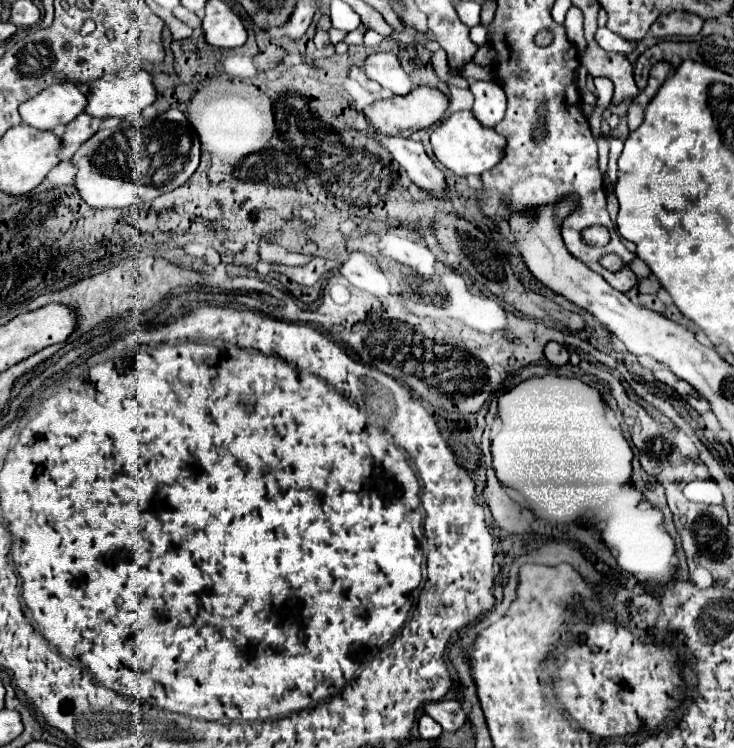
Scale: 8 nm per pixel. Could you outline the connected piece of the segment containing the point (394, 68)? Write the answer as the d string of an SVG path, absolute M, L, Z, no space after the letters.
M378 52L366 58L364 72L370 80L376 80L382 88L390 88L392 94L406 94L414 86L406 74L406 70L400 66L398 56L392 52Z

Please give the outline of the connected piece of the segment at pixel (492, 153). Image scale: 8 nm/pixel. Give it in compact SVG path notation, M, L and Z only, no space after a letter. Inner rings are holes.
M470 110L454 112L446 122L442 122L430 136L436 158L452 170L456 176L482 174L494 168L504 158L504 136L494 132L494 128L482 126Z

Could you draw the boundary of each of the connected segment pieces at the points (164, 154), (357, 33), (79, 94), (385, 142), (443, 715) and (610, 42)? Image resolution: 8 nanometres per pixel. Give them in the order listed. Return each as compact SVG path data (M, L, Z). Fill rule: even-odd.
M168 110L160 114L160 130L152 122L134 124L132 120L122 122L118 128L96 132L72 156L72 164L78 168L74 188L90 208L128 208L176 190L196 172L198 162L200 140L194 128L180 110ZM162 144L164 148L160 150ZM170 184L174 188L166 188Z
M360 24L354 32L350 32L348 36L346 36L346 40L344 42L348 45L356 45L356 46L364 46L364 34L370 30L370 26L366 26L366 24Z
M52 84L38 96L20 104L18 112L24 124L38 130L56 130L76 118L86 106L86 94L74 84Z
M380 132L374 138L394 156L394 160L408 172L412 182L432 196L446 196L448 188L442 172L428 158L422 142L402 136L384 136Z
M456 700L428 702L428 704L424 704L424 712L430 718L434 718L442 726L444 732L456 732L466 722L466 714Z
M598 28L596 42L608 52L618 52L618 54L624 54L624 56L628 56L630 52L634 52L638 48L638 42L630 42L630 40L618 36L618 34L612 34L608 28Z

